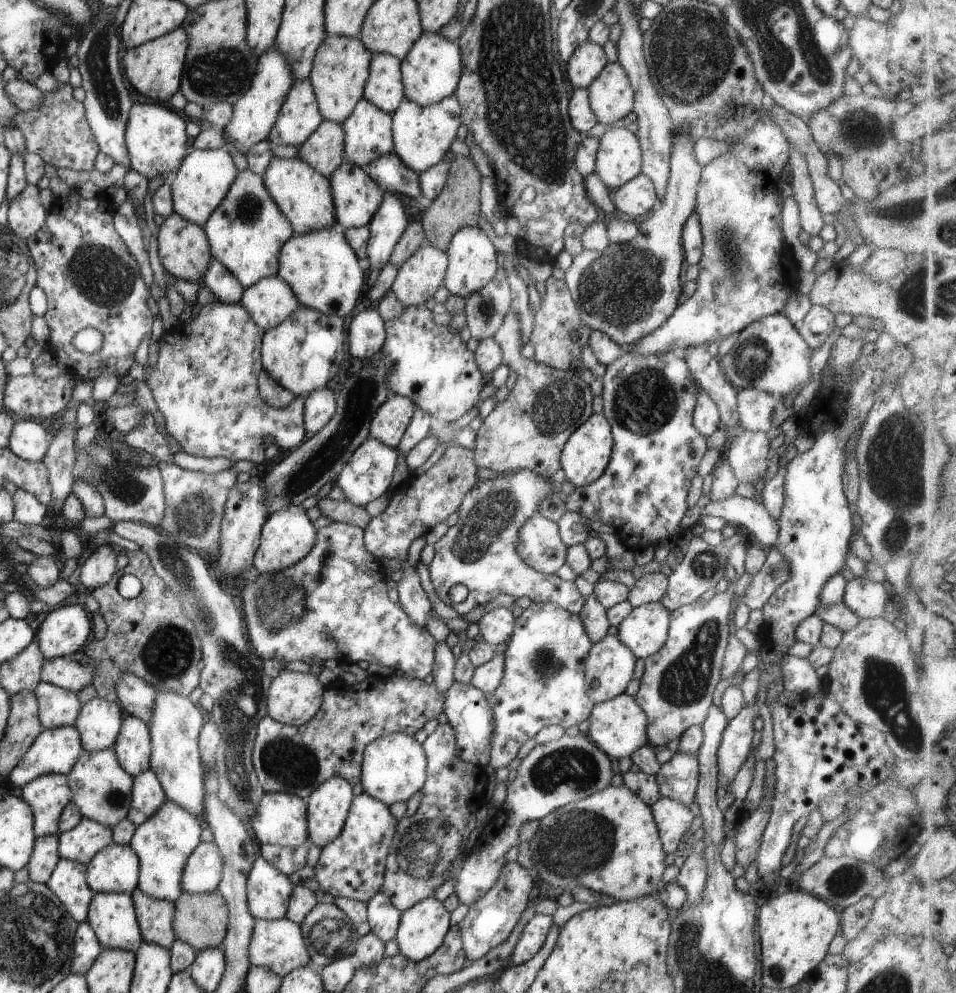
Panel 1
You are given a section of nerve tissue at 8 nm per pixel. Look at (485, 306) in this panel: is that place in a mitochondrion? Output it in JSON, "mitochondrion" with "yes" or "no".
{"mitochondrion":"yes"}

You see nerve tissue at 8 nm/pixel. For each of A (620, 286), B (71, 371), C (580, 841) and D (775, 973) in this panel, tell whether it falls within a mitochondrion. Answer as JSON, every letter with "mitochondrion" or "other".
{"A":"mitochondrion","B":"other","C":"mitochondrion","D":"mitochondrion"}

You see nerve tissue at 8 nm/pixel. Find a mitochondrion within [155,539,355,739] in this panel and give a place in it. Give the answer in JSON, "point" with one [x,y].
{"point":[282,604]}

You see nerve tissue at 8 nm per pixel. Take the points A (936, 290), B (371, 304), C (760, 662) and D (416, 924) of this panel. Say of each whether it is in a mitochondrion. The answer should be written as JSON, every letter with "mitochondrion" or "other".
{"A":"mitochondrion","B":"other","C":"other","D":"other"}

